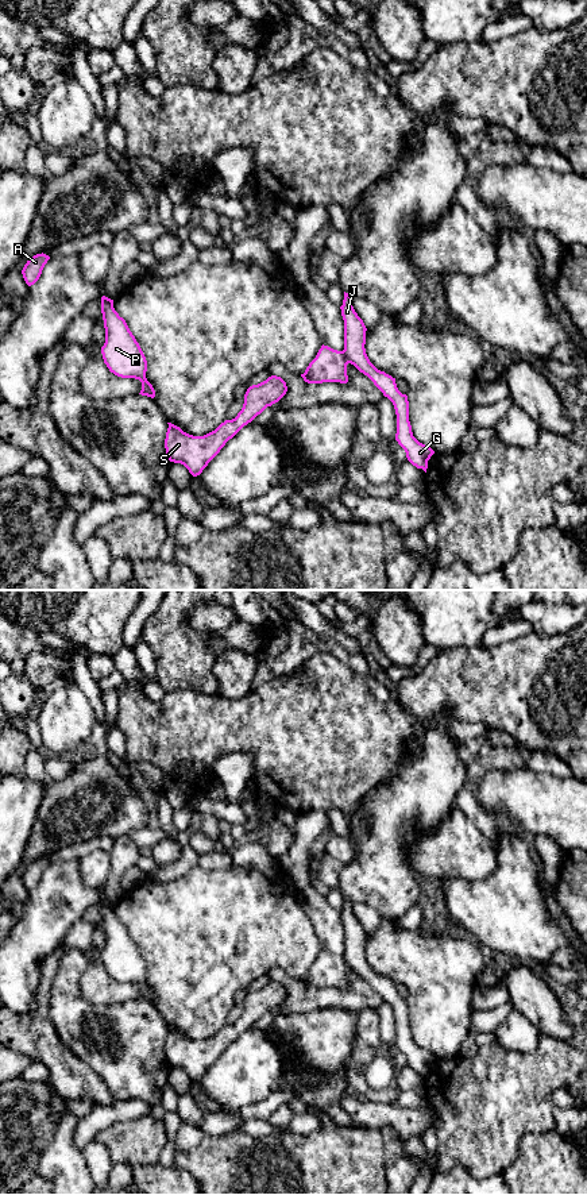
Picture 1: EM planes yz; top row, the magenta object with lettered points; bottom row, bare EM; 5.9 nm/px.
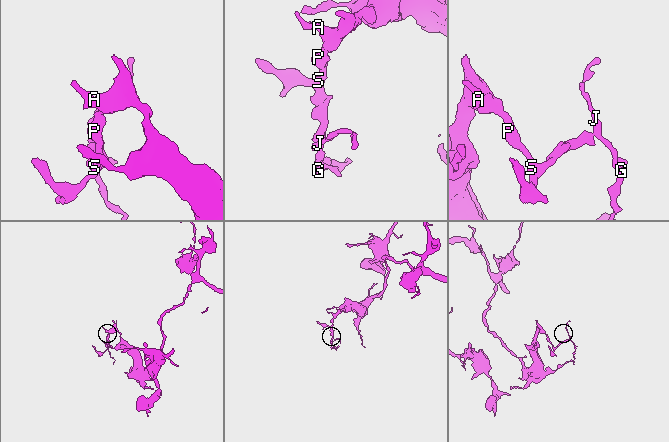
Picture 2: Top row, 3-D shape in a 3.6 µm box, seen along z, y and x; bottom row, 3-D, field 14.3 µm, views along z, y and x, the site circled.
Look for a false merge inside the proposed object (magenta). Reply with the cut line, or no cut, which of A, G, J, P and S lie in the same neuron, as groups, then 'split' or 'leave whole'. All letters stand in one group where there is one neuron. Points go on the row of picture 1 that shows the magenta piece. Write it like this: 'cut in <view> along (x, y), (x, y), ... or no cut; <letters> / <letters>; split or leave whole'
cut in yz along (342, 351), (348, 362); A P S / G J; split

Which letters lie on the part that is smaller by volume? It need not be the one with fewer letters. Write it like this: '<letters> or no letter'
G, J

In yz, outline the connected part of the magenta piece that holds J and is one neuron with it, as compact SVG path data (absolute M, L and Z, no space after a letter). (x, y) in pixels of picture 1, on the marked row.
M344 292L343 305L340 307L344 320L344 355L348 363L354 365L360 373L367 375L374 385L387 397L395 409L397 433L395 440L405 450L408 460L417 469L426 473L428 460L435 451L420 443L412 432L409 421L408 396L402 394L395 383L395 378L378 370L366 354L366 325L352 307L352 297Z

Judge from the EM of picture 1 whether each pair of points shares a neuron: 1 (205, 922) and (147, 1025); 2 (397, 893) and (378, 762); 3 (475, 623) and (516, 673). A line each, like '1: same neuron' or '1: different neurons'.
1: different neurons
2: different neurons
3: different neurons

